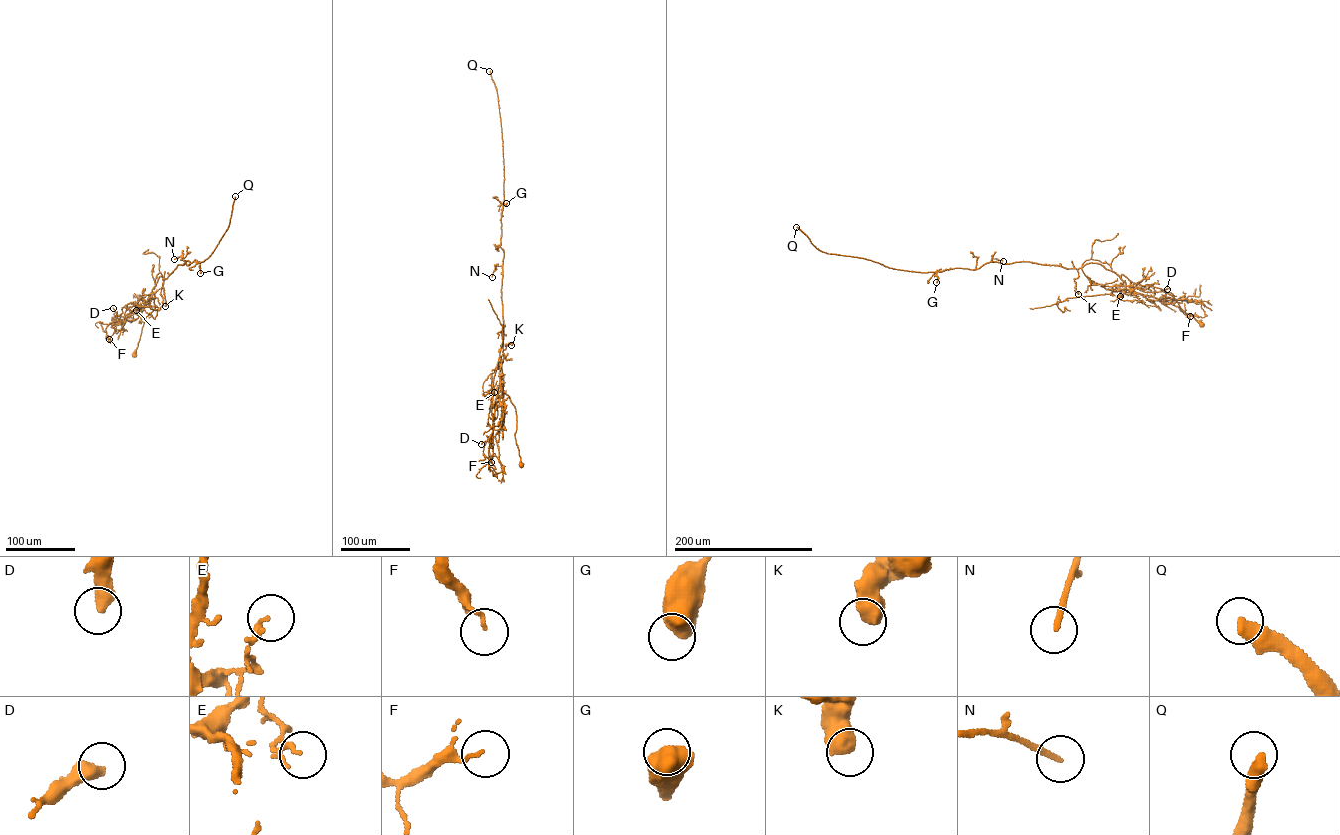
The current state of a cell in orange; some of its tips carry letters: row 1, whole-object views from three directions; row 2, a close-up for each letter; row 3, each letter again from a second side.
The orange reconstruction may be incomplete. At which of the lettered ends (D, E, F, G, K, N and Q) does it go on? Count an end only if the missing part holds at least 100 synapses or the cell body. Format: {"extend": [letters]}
{"extend": ["Q"]}

